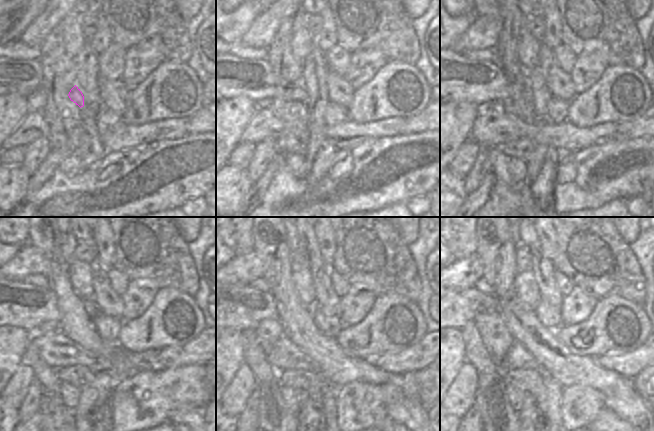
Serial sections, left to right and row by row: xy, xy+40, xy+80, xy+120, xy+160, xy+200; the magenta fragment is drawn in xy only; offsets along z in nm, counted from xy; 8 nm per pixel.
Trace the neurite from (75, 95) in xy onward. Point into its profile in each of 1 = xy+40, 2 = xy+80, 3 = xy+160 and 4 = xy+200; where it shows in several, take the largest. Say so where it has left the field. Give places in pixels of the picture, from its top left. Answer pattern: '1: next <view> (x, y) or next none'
1: next xy+40 (297, 92)
2: next xy+80 (460, 79)
3: next xy+160 (240, 307)
4: next xy+200 (460, 307)

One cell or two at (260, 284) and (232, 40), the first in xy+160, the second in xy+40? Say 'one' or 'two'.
one

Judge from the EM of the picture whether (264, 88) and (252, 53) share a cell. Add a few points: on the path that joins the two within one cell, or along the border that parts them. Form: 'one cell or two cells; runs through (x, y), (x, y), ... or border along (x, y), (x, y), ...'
two cells; border along (231, 54), (243, 58), (265, 59)

